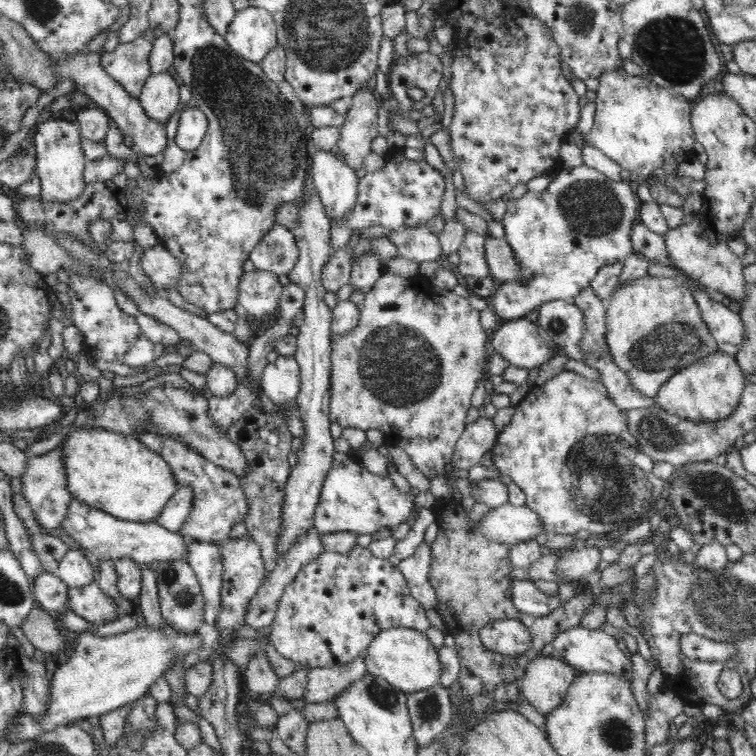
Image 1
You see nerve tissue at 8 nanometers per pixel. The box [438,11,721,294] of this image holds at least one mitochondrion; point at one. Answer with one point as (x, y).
(673, 48)

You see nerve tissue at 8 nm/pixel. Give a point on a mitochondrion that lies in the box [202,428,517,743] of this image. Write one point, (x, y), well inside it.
(384, 697)

